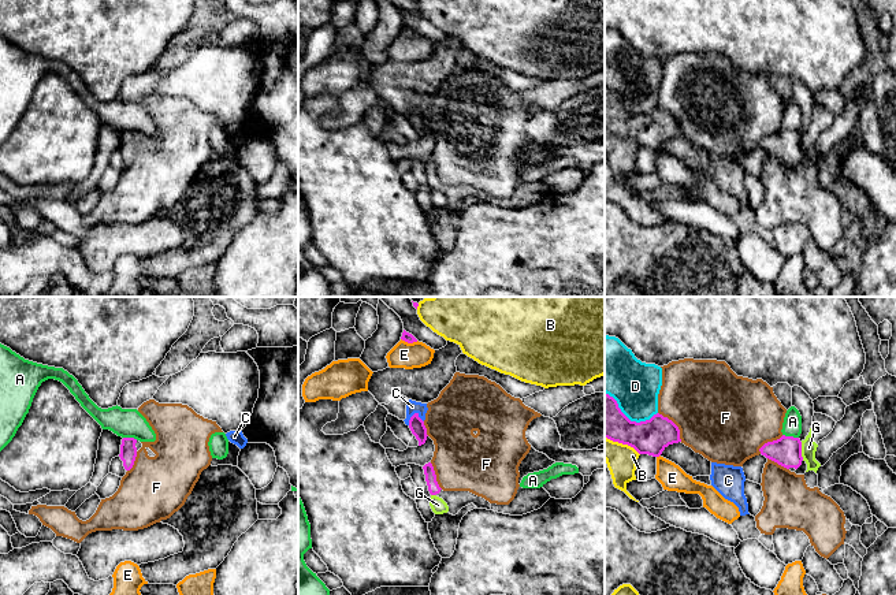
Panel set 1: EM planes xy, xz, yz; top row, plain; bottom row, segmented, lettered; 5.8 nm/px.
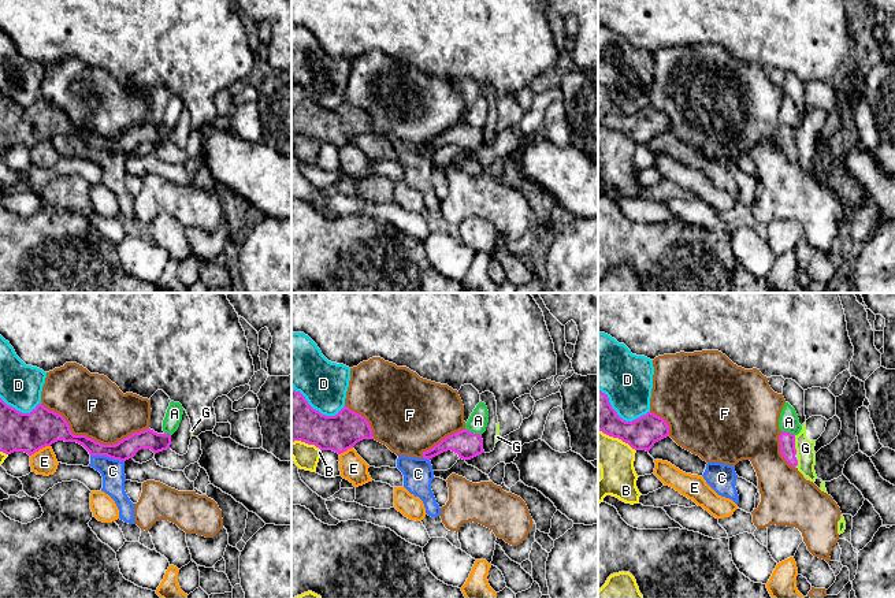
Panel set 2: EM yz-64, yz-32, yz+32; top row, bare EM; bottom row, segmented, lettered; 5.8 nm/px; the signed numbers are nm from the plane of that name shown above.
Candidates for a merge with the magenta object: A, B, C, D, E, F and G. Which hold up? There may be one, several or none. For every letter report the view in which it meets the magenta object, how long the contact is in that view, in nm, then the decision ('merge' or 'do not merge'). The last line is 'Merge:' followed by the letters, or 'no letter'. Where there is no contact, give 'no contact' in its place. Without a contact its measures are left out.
A: yz | 100 nm | do not merge
B: yz | 240 nm | do not merge
C: xz | 100 nm | do not merge
D: yz | 340 nm | do not merge
E: xz | 110 nm | do not merge
F: yz | 220 nm | do not merge
G: yz | 110 nm | do not merge
Merge: no letter

